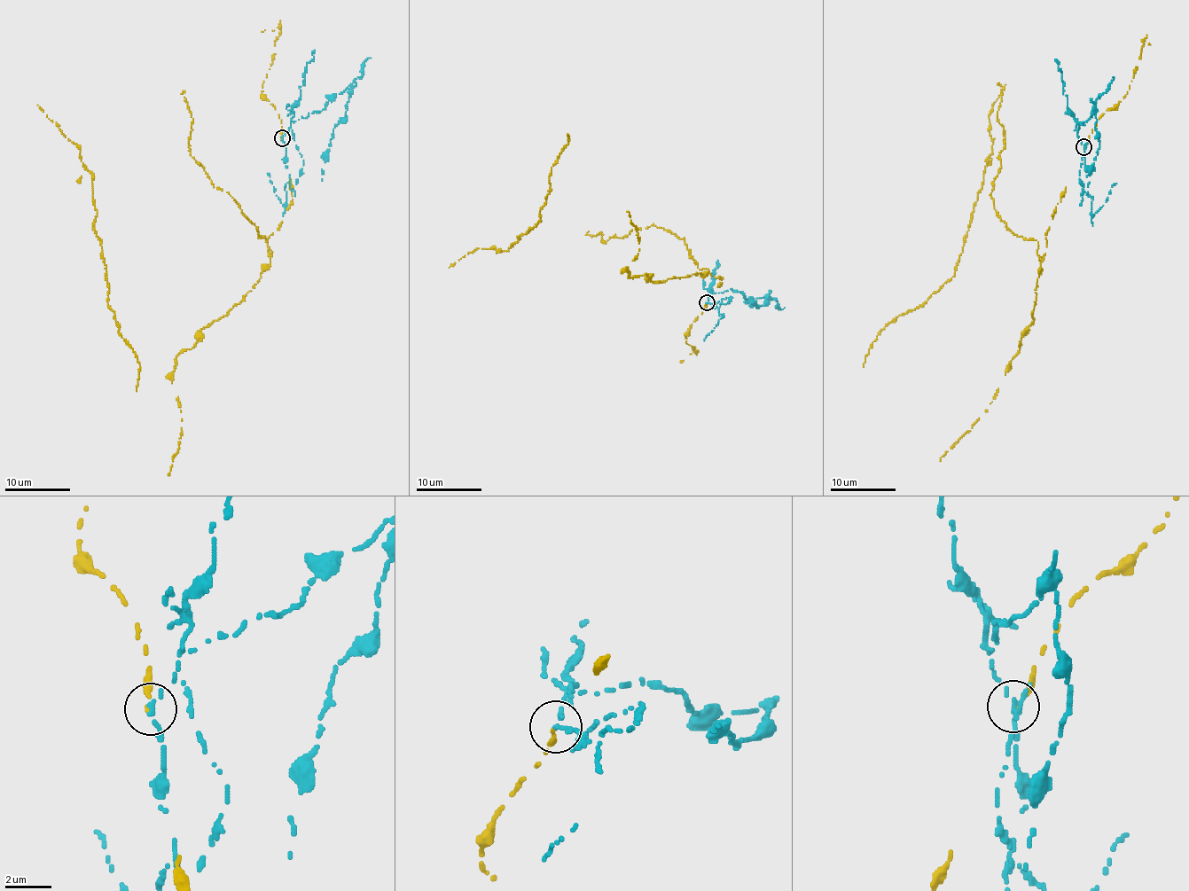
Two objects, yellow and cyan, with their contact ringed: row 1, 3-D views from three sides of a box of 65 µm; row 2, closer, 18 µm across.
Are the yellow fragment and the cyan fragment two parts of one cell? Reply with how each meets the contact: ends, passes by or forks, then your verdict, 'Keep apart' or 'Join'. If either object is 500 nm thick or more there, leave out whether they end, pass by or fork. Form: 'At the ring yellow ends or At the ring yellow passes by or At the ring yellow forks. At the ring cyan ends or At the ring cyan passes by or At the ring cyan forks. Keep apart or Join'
At the ring yellow ends. At the ring cyan ends. Keep apart

